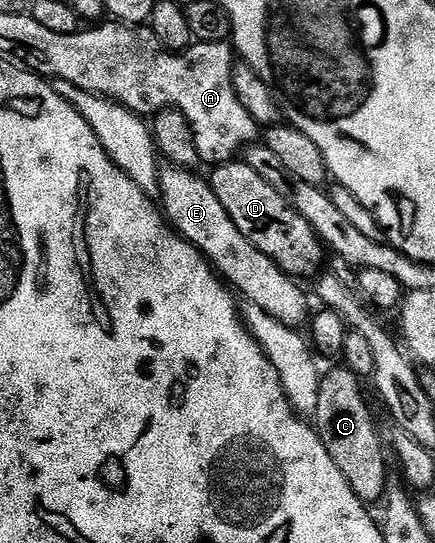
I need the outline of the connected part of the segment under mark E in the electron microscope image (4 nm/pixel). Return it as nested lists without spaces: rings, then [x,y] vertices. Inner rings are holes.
[[[170,164],[164,165],[160,169],[157,198],[161,203],[162,213],[165,215],[172,231],[198,248],[207,257],[207,261],[215,267],[216,271],[240,295],[243,293],[245,297],[249,298],[252,305],[261,308],[281,324],[292,328],[306,327],[313,314],[313,309],[311,310],[312,299],[309,294],[309,299],[307,299],[306,292],[299,287],[302,285],[292,275],[285,273],[272,258],[265,256],[265,252],[261,252],[261,248],[257,248],[249,240],[245,240],[245,236],[241,236],[241,228],[237,228],[237,224],[233,224],[229,212],[225,212],[225,204],[221,204],[221,200],[217,200],[217,192],[213,192],[210,181],[206,177],[198,178],[195,173],[194,169]]]

